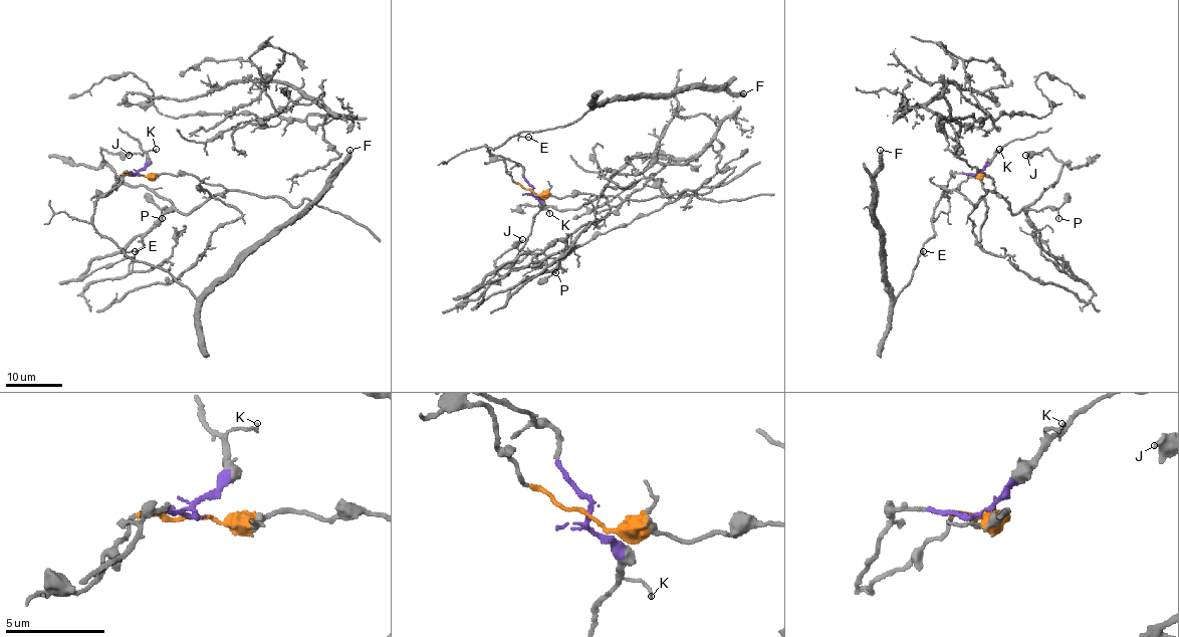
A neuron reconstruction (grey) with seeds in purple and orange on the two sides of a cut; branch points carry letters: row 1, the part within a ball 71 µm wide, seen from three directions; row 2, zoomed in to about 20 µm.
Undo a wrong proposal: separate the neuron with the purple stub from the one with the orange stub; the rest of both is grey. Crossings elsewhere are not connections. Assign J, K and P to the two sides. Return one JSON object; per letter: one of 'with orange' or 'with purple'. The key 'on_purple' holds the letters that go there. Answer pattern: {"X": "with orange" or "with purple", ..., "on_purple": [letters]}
{"J": "with orange", "K": "with purple", "P": "with orange", "on_purple": ["K"]}

